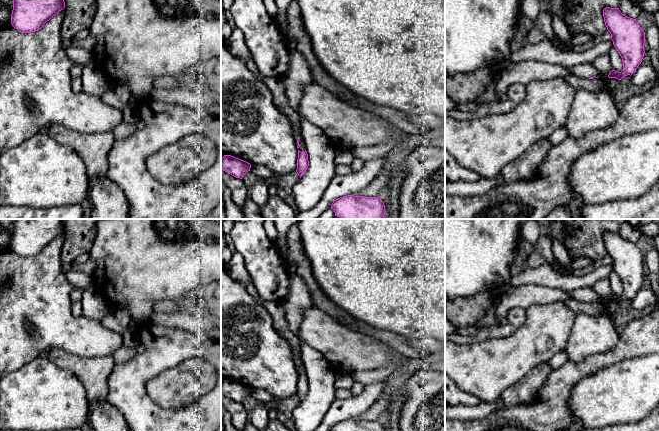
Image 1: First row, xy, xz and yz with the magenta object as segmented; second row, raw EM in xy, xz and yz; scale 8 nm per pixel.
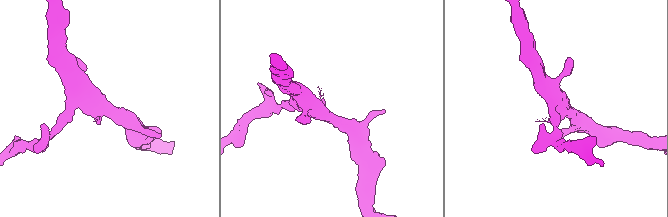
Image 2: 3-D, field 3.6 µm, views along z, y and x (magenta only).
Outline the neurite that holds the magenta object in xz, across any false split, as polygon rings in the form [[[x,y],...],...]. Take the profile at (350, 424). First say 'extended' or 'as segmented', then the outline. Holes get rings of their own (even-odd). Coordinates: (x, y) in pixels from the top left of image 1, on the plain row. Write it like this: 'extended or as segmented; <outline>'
as segmented; [[[347,419],[333,425],[331,431],[385,431],[378,421]]]

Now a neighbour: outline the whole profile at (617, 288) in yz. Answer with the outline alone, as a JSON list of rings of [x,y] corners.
[[[613,270],[608,275],[608,278],[611,281],[612,293],[621,296],[623,293],[623,285],[617,273]]]

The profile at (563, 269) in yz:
[[[558,260],[550,266],[554,271],[558,272],[561,275],[570,275],[572,270],[574,269],[571,266],[563,264]]]

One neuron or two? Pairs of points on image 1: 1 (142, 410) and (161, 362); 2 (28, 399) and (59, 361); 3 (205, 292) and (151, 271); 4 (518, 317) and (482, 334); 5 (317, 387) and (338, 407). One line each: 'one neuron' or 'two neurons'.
1: one neuron
2: two neurons
3: two neurons
4: one neuron
5: two neurons

